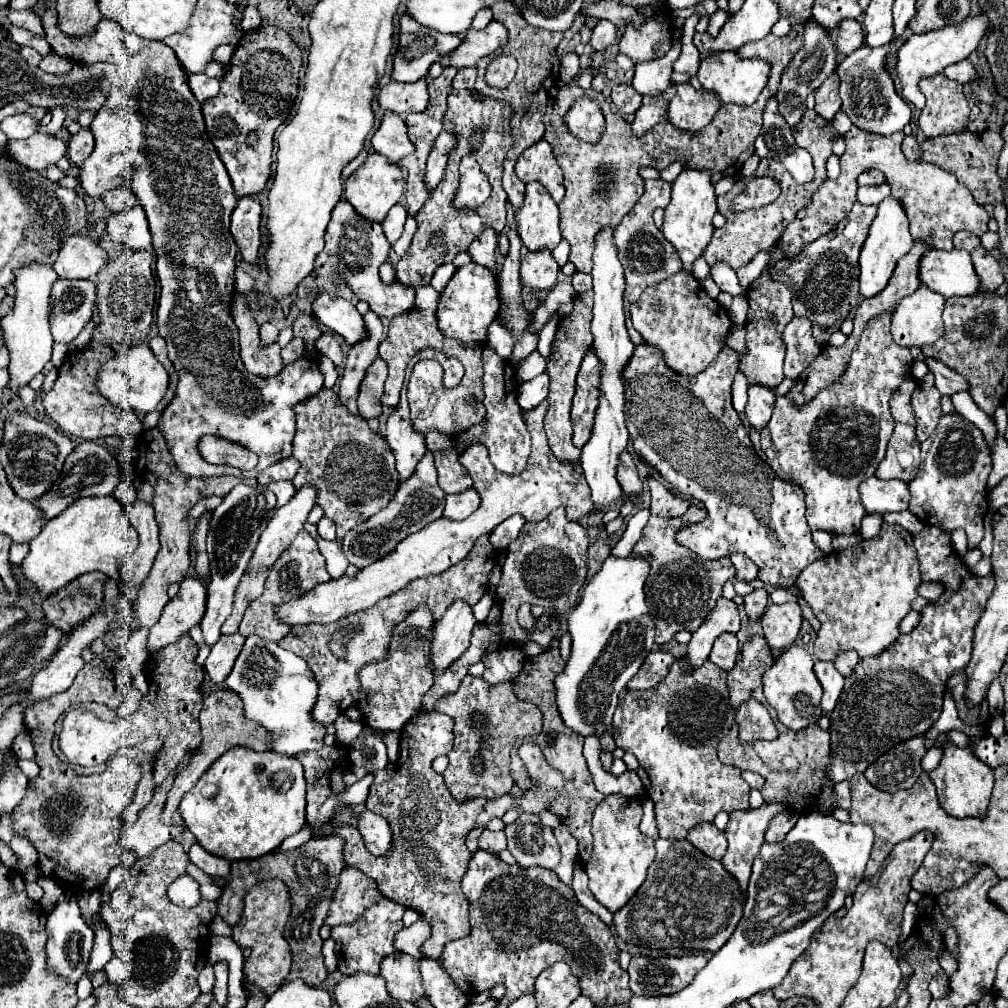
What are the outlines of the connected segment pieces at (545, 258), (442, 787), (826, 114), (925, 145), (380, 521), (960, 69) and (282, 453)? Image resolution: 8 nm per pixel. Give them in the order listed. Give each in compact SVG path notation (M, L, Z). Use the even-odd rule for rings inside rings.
M550 251L528 253L520 263L520 283L522 287L530 287L534 291L552 289L556 285L558 271L560 267Z
M420 709L400 733L400 757L394 775L388 777L386 771L376 771L366 799L366 807L372 813L380 813L390 823L390 855L374 857L364 845L354 843L356 839L344 843L346 865L370 875L386 899L414 907L432 925L432 935L422 947L422 955L430 959L438 959L448 941L470 933L468 899L460 889L460 879L472 857L464 841L468 831L474 829L478 811L482 811L486 803L482 797L458 803L450 795L442 775L432 769L434 757L450 753L452 743L452 719L436 711Z
M832 73L818 89L816 89L816 105L814 111L824 119L830 119L840 111L840 97L838 97L838 77Z
M966 129L960 131L958 135L938 135L934 139L924 139L920 143L920 151L922 151L920 161L942 161L944 169L954 173L960 179L960 183L968 185L970 193L980 205L990 205L990 203L994 205L1004 197L1002 181L996 173L996 161L1000 149L1002 149L1000 133L990 133L990 129L982 133L970 133Z
M426 451L422 461L418 463L418 467L414 469L414 475L410 475L410 479L406 479L406 481L400 481L398 491L394 493L394 497L388 503L388 507L382 509L380 513L376 513L374 517L366 519L364 523L358 523L356 527L352 527L346 533L346 537L342 539L344 555L358 569L382 559L402 539L406 539L408 535L424 529L428 523L440 519L442 517L442 509L444 509L444 501L446 501L446 495L438 485L438 475L436 475L432 453Z
M960 61L956 65L950 65L944 69L944 73L950 77L950 79L956 79L956 81L962 81L964 85L972 85L976 81L976 69L970 61Z
M50 1L48 5L44 7L36 7L34 9L40 17L42 17L42 25L44 25L44 33L46 33L46 41L50 43L50 47L58 53L58 55L64 55L64 57L70 57L78 63L94 63L94 61L110 61L122 69L126 67L132 67L132 75L138 77L138 85L130 89L112 89L110 91L110 97L106 101L106 107L102 107L98 113L96 113L96 119L92 121L90 129L94 133L94 139L96 139L96 149L94 153L90 155L90 159L86 159L86 163L80 165L80 185L84 189L84 193L88 197L102 197L108 189L112 187L118 187L122 183L128 183L136 195L138 195L138 203L144 207L146 211L146 217L148 217L148 223L150 223L150 233L152 233L152 245L154 245L154 251L156 251L156 275L158 275L158 281L160 281L160 301L158 301L158 331L160 335L166 339L166 345L168 345L168 359L174 363L174 369L178 373L178 389L176 389L176 395L174 399L170 401L170 405L162 411L160 415L160 421L158 421L158 429L162 431L162 437L166 439L166 445L170 447L170 455L174 457L176 461L176 467L180 471L184 471L186 475L190 477L212 477L212 475L234 475L234 477L258 477L260 469L266 469L274 463L278 463L280 459L284 457L290 457L292 455L292 439L294 439L294 429L296 429L296 421L294 421L294 411L292 407L296 403L302 403L306 399L310 399L312 395L316 395L320 389L322 389L322 383L324 383L324 377L318 369L318 363L312 361L312 359L306 359L306 357L300 357L296 363L292 365L286 365L282 369L282 373L278 373L276 377L270 377L270 379L262 379L262 377L256 377L256 375L250 375L246 369L244 369L244 363L240 359L240 345L238 345L238 329L232 321L232 315L230 315L230 303L232 303L232 293L234 293L234 263L236 263L236 253L238 253L238 247L232 239L232 233L230 233L230 215L236 207L236 195L234 195L234 189L232 189L232 183L230 183L230 177L226 175L226 169L224 169L224 163L220 161L218 153L216 153L216 147L212 145L212 141L208 139L206 135L206 125L204 125L204 117L202 117L202 105L196 101L196 97L192 95L190 87L188 87L188 79L178 63L178 59L172 55L172 49L168 45L164 45L162 41L150 41L150 39L142 39L134 33L126 33L122 31L122 27L118 23L110 23L106 19L102 19L94 31L94 35L90 37L80 37L80 39L70 39L66 35L62 35L62 31L58 29L58 19L56 19L56 11L54 11L54 1ZM202 435L218 435L218 437L224 437L232 443L240 443L244 447L248 447L250 451L254 451L258 455L258 465L252 469L252 471L240 471L240 469L234 469L234 467L224 467L224 465L210 465L204 461L204 457L198 453L198 441Z

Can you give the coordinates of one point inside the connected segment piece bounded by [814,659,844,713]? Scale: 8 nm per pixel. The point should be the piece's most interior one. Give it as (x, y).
(832, 682)

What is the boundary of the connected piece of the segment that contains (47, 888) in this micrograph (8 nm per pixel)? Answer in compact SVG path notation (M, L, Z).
M38 879L38 883L40 883L40 887L44 889L44 895L42 895L42 899L40 899L40 905L44 907L44 909L48 909L48 911L52 911L54 907L56 907L56 903L58 903L58 897L62 895L62 889L54 883L54 879Z

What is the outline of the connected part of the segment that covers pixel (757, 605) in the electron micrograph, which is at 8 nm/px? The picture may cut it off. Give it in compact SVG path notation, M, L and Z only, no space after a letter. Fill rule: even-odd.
M754 589L750 595L744 595L744 607L750 621L756 621L768 605L768 595L764 589Z

